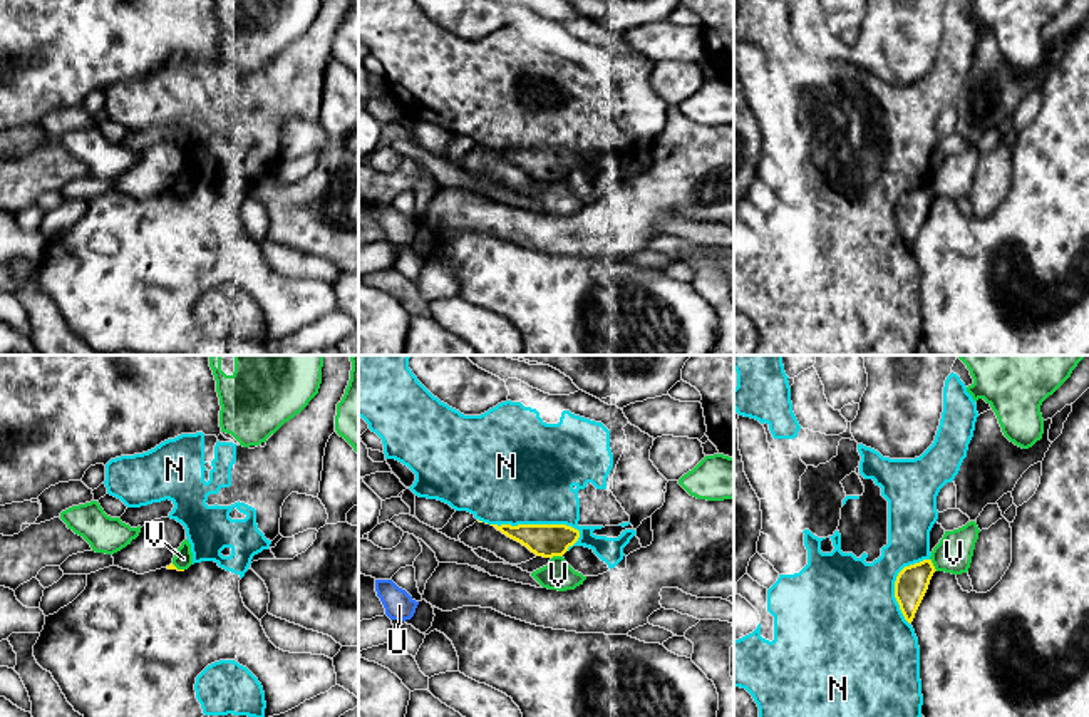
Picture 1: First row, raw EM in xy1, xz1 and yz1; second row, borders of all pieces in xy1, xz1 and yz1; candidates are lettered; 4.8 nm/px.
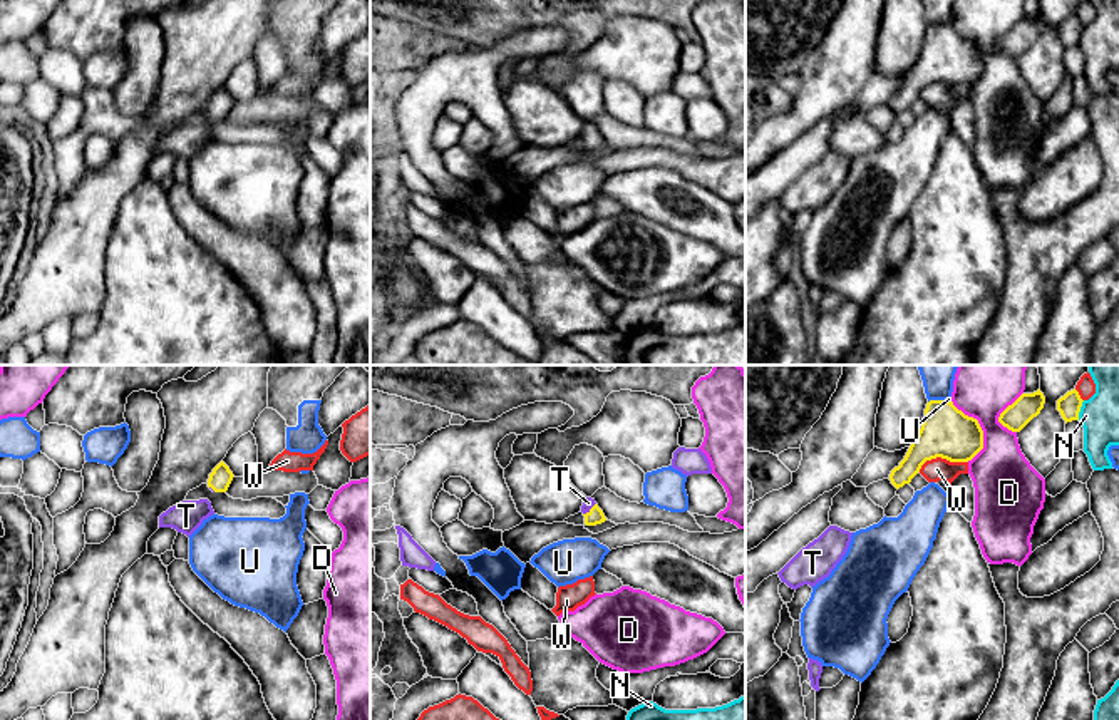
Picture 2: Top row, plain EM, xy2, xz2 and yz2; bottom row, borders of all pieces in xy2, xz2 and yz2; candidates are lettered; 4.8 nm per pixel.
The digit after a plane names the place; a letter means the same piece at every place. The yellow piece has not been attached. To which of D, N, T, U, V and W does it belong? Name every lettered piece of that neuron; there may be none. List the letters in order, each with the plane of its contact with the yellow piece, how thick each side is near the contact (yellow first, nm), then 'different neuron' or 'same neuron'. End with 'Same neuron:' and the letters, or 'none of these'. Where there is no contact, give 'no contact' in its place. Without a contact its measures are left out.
D: meets yellow in yz2; 240 nm thick on the yellow side, 280 nm on the other; different neuron
N: meets yellow in xz1; 160 nm thick on the yellow side, 480 nm on the other; different neuron
T: meets yellow in xz2; 80 nm thick on the yellow side, 60 nm on the other; same neuron
U: meets yellow in yz2; 240 nm thick on the yellow side, 130 nm on the other; different neuron
V: meets yellow in yz1; 160 nm thick on the yellow side, 180 nm on the other; different neuron
W: meets yellow in yz2; 240 nm thick on the yellow side, 110 nm on the other; different neuron
Same neuron: T

